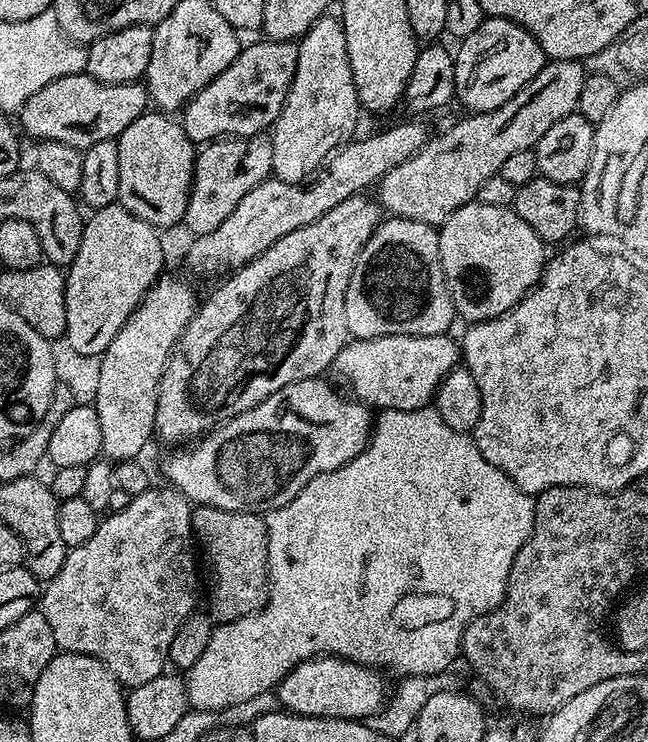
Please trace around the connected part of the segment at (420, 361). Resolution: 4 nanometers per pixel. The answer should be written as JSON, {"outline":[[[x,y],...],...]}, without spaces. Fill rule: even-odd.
{"outline":[[[386,334],[373,340],[349,339],[331,366],[349,384],[351,395],[376,410],[418,410],[433,403],[440,384],[458,367],[462,348],[448,334]]]}

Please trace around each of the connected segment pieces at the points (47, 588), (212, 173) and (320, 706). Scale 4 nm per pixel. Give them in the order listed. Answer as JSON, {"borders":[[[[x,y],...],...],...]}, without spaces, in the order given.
{"borders":[[[[149,486],[142,494],[133,496],[132,501],[126,506],[126,510],[108,512],[100,521],[100,525],[94,530],[94,538],[90,542],[82,542],[82,546],[70,548],[66,562],[62,562],[62,570],[53,580],[43,585],[42,595],[38,601],[38,610],[50,622],[50,630],[54,633],[54,642],[57,649],[62,652],[77,652],[98,658],[114,674],[114,678],[125,689],[131,690],[150,682],[150,678],[158,678],[165,675],[168,664],[168,651],[170,642],[174,642],[174,634],[178,634],[178,626],[187,616],[197,611],[196,604],[196,560],[198,564],[198,552],[194,547],[192,535],[192,510],[193,505],[175,487],[156,488]]],[[[268,134],[221,138],[203,145],[196,154],[192,193],[182,221],[183,227],[188,227],[193,237],[218,230],[218,226],[222,226],[222,222],[234,214],[234,206],[238,206],[238,202],[242,202],[242,198],[246,198],[254,186],[273,175],[273,162],[274,146]]],[[[313,656],[294,666],[294,670],[290,670],[286,678],[282,678],[278,685],[278,695],[281,705],[298,716],[325,716],[364,722],[384,707],[390,695],[390,684],[388,688],[384,679],[385,673],[379,668],[365,668],[362,664],[355,664],[353,660],[343,660],[341,656]]]]}

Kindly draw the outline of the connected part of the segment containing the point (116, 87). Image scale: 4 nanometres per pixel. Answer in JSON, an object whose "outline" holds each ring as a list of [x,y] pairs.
{"outline":[[[79,72],[58,78],[50,82],[50,86],[42,86],[42,90],[20,108],[18,119],[25,134],[33,136],[33,141],[66,142],[66,146],[83,150],[103,140],[116,140],[130,122],[149,108],[148,89],[143,83],[107,84]]]}

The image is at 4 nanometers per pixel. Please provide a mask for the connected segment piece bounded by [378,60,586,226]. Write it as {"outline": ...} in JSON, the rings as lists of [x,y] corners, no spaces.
{"outline":[[[548,60],[543,70],[530,83],[522,86],[522,90],[518,90],[518,94],[514,94],[510,102],[489,112],[465,115],[465,120],[458,121],[453,128],[446,129],[441,136],[433,135],[428,143],[420,147],[418,154],[406,158],[402,166],[394,166],[390,174],[382,177],[378,185],[380,191],[378,203],[381,209],[393,217],[401,216],[407,220],[433,226],[443,224],[450,218],[450,214],[475,201],[482,182],[486,182],[486,178],[497,175],[502,162],[506,162],[506,158],[510,158],[514,150],[535,149],[538,138],[542,138],[542,134],[546,134],[546,130],[550,130],[554,122],[559,122],[579,109],[585,75],[585,65],[581,61]]]}

